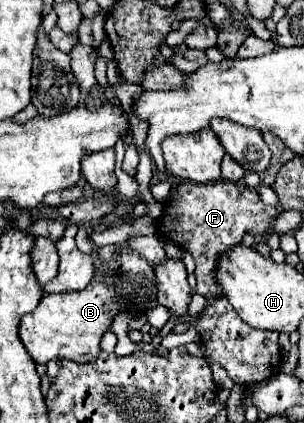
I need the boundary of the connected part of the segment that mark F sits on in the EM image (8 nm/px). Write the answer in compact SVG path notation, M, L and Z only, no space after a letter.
M227 179L211 181L211 183L191 183L183 181L171 191L171 199L165 205L165 213L159 221L159 233L177 245L185 247L195 263L195 277L199 295L207 295L207 299L217 295L217 287L213 281L215 259L221 251L237 245L245 231L253 235L265 235L271 229L271 223L277 215L277 207L269 207L261 201L255 189L245 187L243 183L231 183Z

